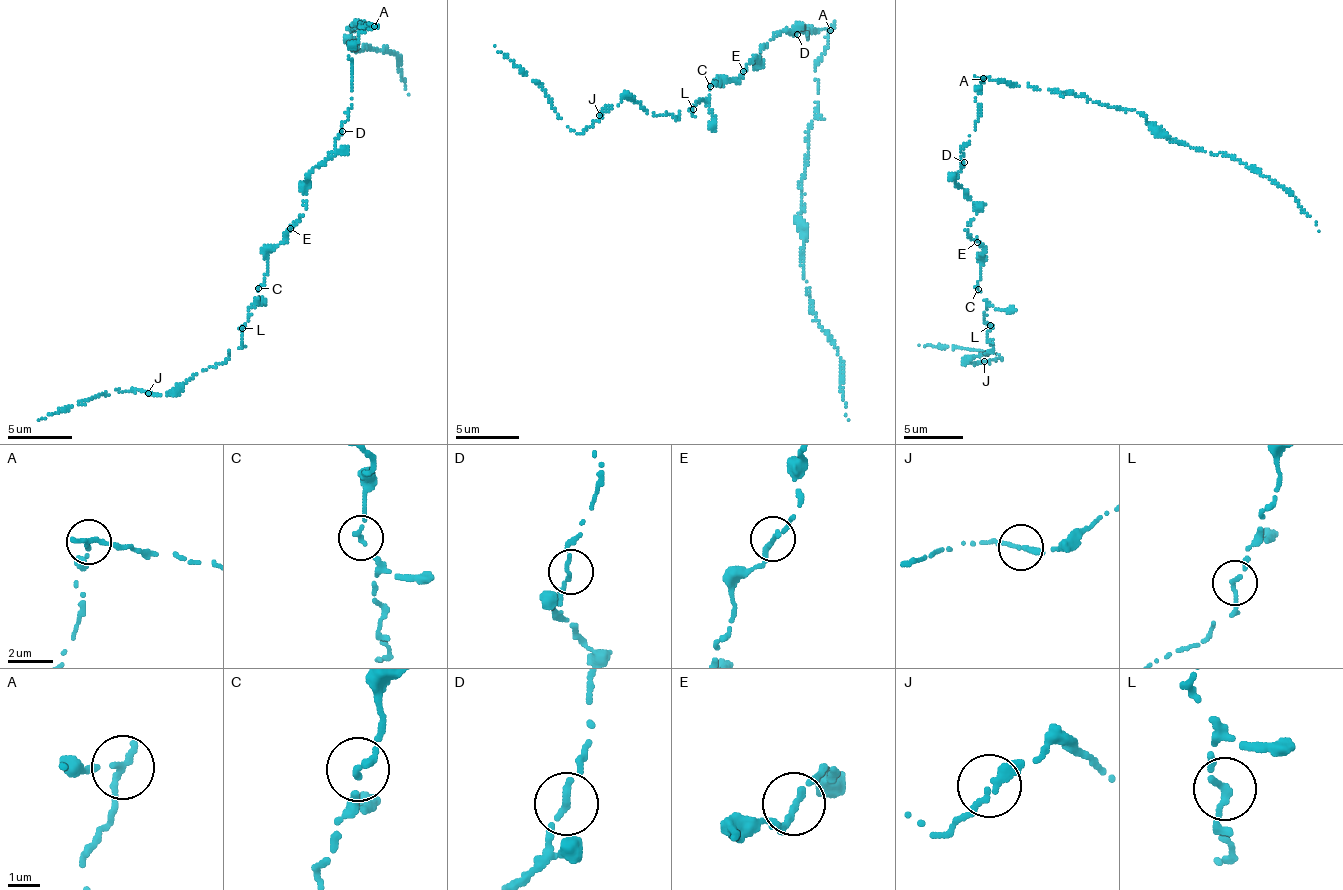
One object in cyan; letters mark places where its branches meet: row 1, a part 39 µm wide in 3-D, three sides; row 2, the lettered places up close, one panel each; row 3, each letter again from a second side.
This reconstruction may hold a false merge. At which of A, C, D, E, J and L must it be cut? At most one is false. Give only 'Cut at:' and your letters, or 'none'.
Cut at: A

